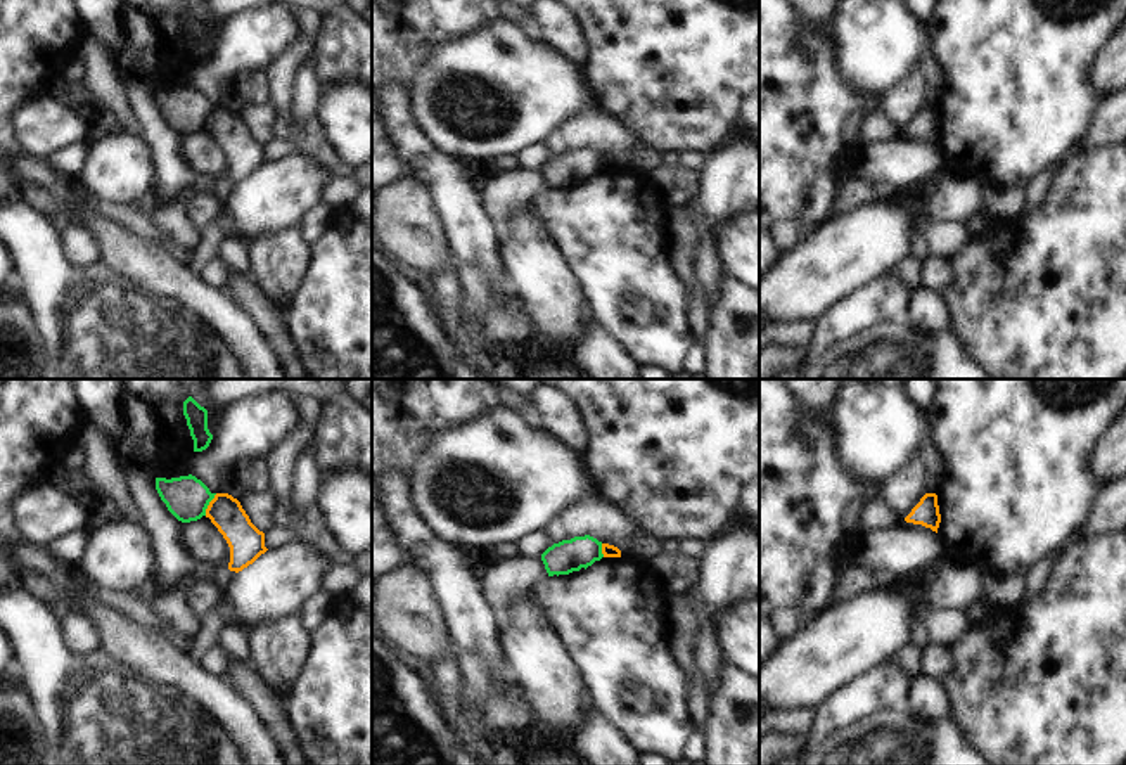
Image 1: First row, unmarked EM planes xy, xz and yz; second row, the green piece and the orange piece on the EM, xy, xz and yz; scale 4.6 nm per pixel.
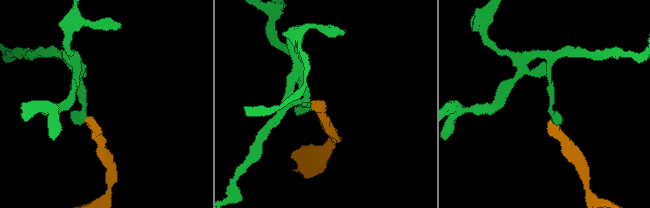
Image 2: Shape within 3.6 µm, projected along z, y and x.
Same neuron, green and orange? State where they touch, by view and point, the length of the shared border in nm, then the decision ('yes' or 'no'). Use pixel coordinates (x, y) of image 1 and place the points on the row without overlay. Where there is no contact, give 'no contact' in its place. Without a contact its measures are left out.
meets green in xy at (208, 116); contact 120 nm long; no

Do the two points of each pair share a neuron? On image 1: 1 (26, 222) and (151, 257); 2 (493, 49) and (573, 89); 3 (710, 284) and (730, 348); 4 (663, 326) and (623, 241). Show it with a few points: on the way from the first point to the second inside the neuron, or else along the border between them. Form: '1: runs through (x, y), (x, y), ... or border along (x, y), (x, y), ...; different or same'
1: border along (101, 262), (137, 281); different
2: runs through (512, 68), (533, 89), (554, 89); same
3: border along (725, 277), (718, 303), (708, 319); different
4: runs through (644, 305), (633, 291), (623, 262); same

